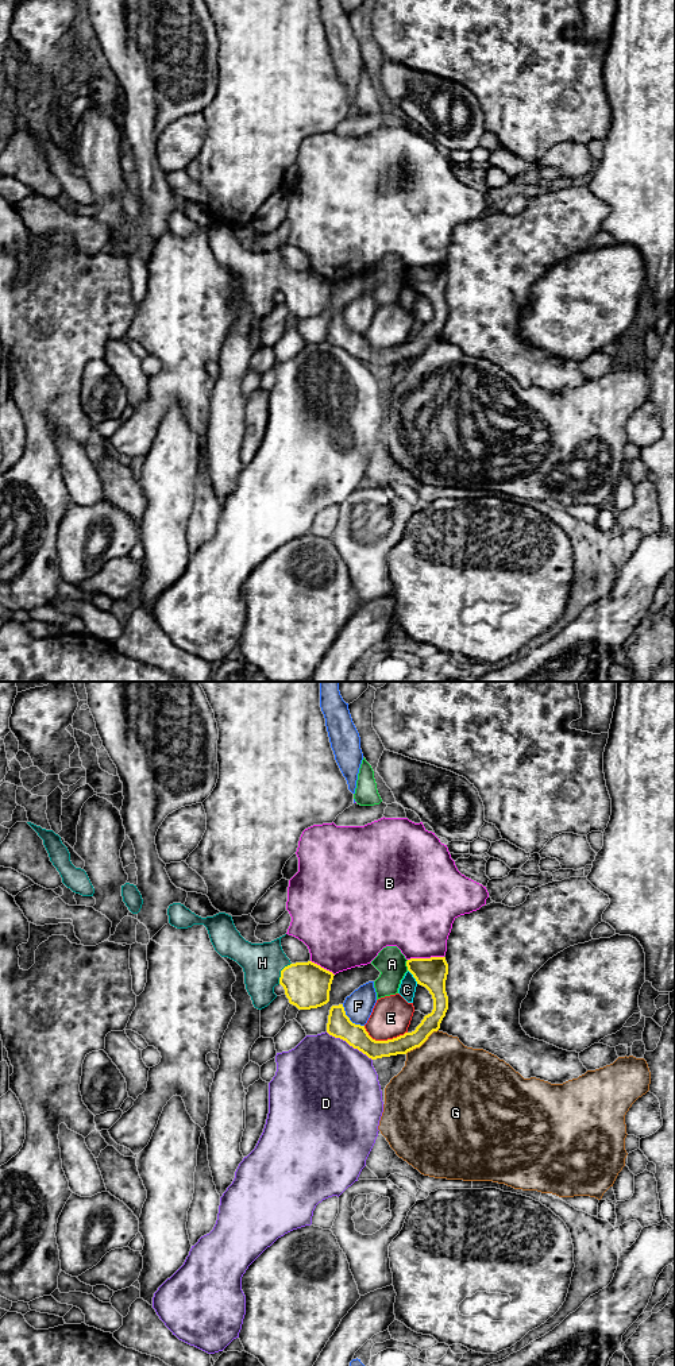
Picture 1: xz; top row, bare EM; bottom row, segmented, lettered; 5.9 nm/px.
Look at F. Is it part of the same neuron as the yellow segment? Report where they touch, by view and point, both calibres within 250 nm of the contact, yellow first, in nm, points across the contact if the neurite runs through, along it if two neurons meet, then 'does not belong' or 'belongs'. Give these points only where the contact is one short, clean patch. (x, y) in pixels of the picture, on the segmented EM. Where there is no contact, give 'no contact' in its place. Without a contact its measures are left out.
contact xz (348, 1019); calibres 140 and 170 nm; border xz (342, 1004), (346, 1015), (353, 1022), (363, 1026); does not belong

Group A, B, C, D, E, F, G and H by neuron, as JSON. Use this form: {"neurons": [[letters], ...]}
{"neurons": [["A"], ["B"], ["C"], ["D"], ["E"], ["F"], ["G"], ["H"]]}

